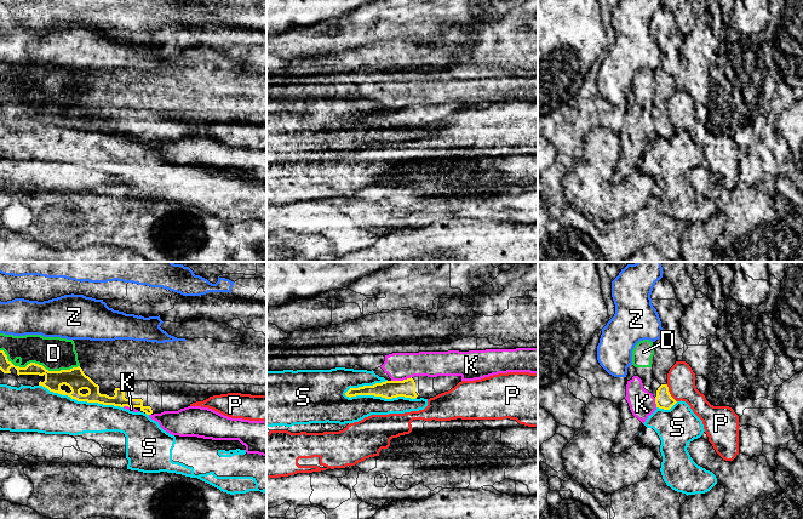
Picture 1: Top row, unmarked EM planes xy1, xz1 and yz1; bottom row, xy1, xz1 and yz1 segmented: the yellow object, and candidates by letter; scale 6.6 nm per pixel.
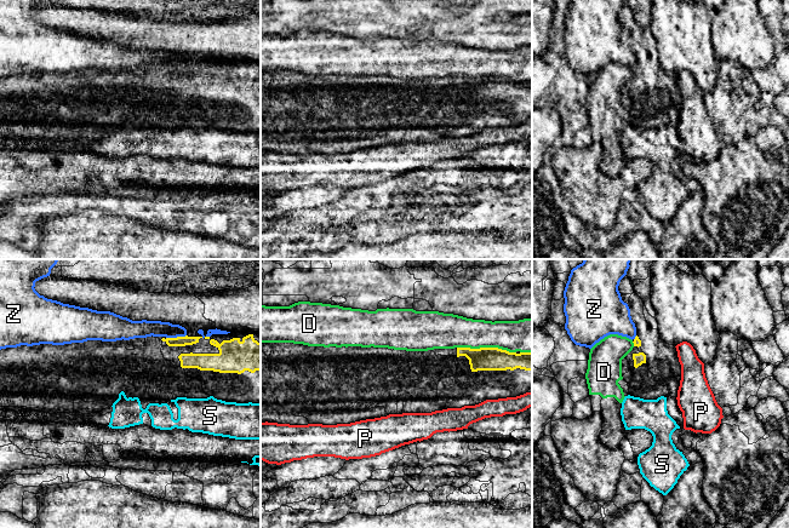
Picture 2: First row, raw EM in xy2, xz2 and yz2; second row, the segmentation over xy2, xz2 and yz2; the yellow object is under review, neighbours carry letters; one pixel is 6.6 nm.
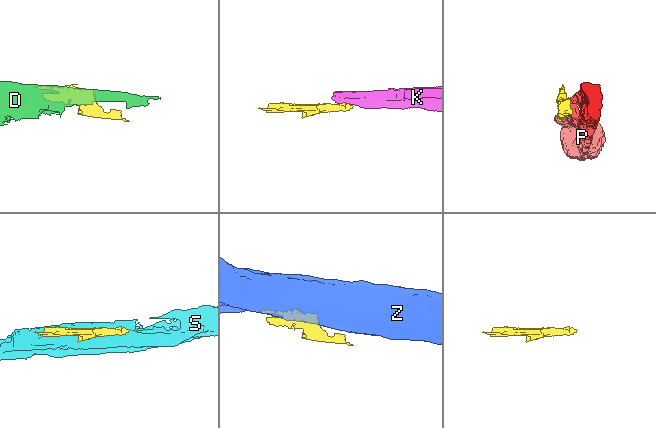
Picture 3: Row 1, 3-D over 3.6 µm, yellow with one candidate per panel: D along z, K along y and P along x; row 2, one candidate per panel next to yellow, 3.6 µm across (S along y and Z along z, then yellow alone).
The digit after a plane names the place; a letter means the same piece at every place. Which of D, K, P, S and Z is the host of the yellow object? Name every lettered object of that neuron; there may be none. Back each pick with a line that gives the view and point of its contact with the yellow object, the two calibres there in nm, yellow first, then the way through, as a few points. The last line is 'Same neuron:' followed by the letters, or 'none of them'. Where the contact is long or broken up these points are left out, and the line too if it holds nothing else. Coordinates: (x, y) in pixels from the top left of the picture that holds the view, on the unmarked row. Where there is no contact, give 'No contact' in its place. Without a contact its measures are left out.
Same neuron: none of them

